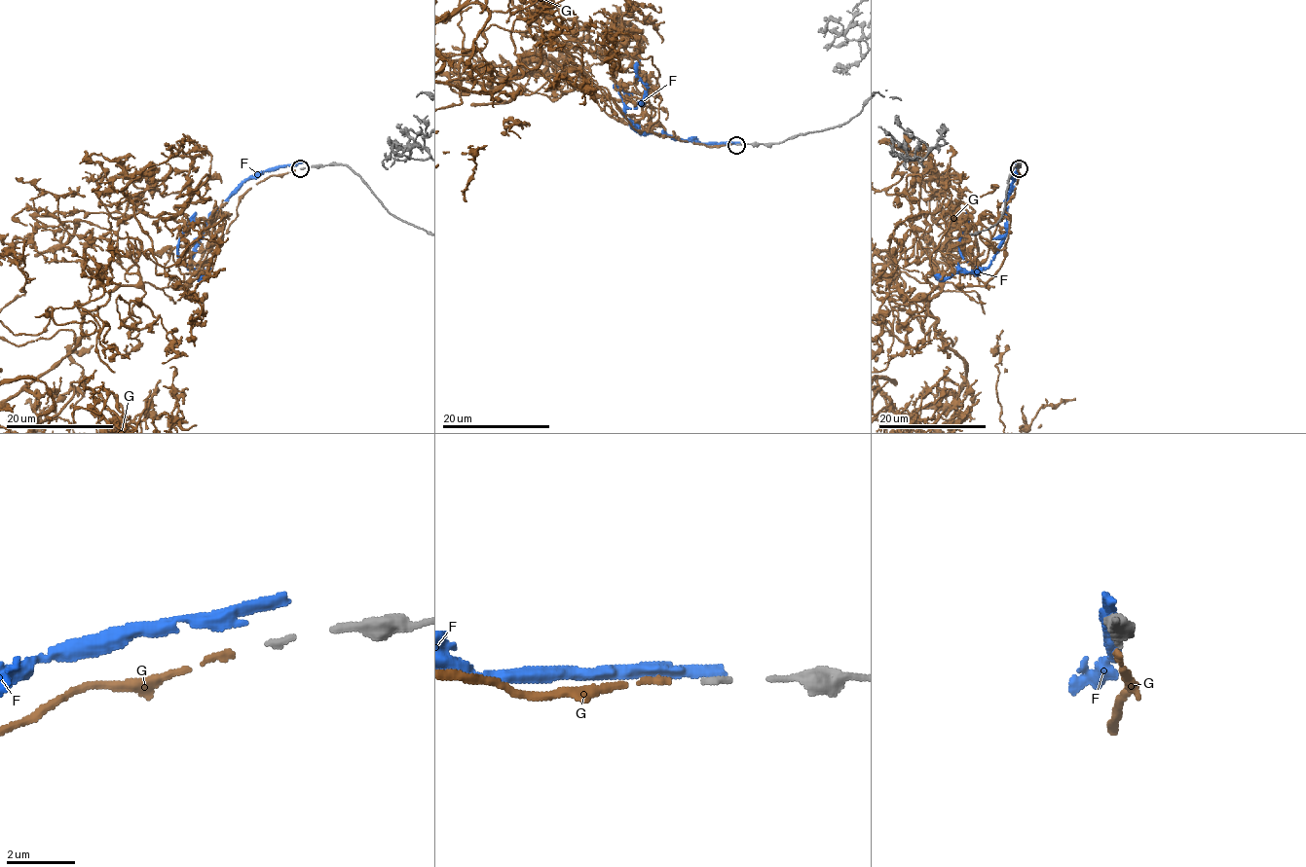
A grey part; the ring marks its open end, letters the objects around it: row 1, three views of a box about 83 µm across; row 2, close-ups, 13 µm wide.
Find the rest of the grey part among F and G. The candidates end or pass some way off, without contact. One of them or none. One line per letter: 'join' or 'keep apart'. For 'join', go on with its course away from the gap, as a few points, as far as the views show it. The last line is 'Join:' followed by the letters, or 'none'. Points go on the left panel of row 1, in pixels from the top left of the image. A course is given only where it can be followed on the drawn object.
F: keep apart
G: join
Join: G

